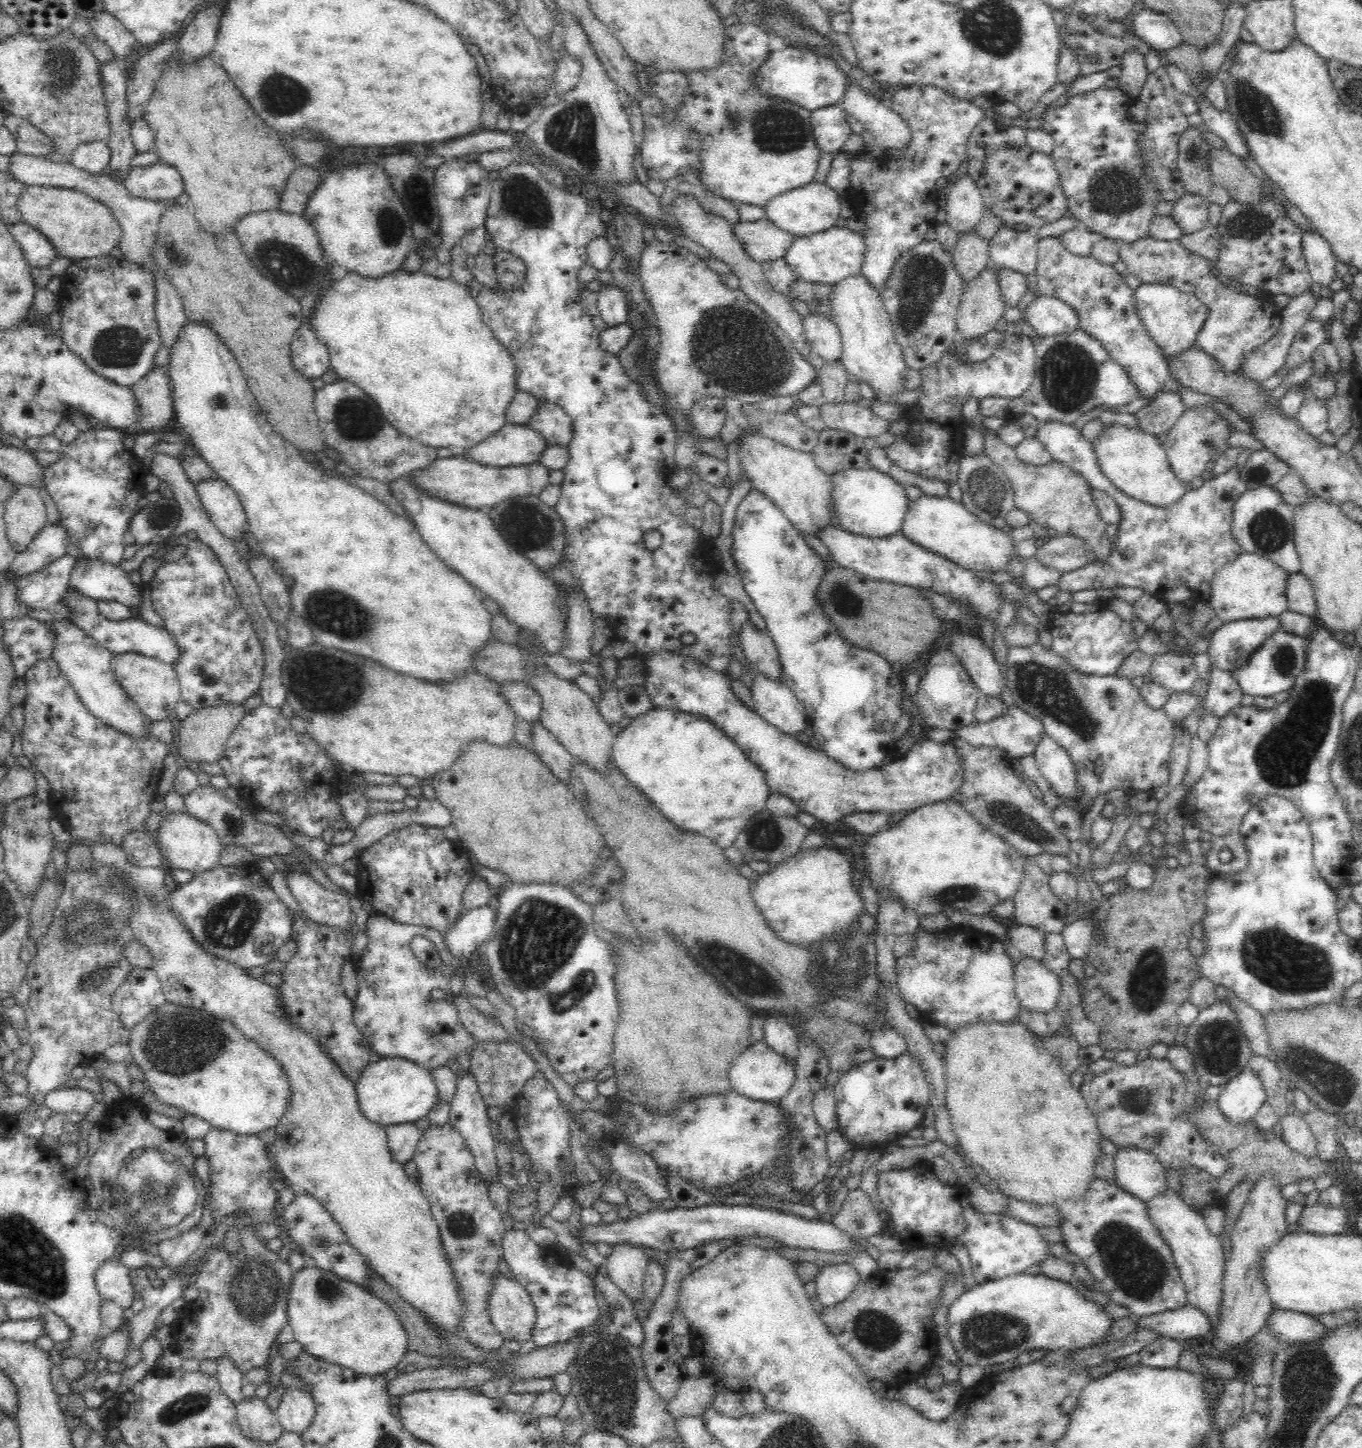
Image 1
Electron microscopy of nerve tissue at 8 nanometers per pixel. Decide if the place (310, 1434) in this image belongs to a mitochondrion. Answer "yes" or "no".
no

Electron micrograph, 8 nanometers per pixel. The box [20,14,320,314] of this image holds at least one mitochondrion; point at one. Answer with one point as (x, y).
(62, 64)

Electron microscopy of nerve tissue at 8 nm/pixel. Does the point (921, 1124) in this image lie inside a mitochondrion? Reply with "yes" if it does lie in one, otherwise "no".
no

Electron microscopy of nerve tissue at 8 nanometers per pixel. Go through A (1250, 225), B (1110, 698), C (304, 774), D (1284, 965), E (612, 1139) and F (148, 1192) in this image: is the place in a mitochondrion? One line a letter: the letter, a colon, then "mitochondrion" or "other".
A: mitochondrion
B: mitochondrion
C: other
D: mitochondrion
E: other
F: mitochondrion

